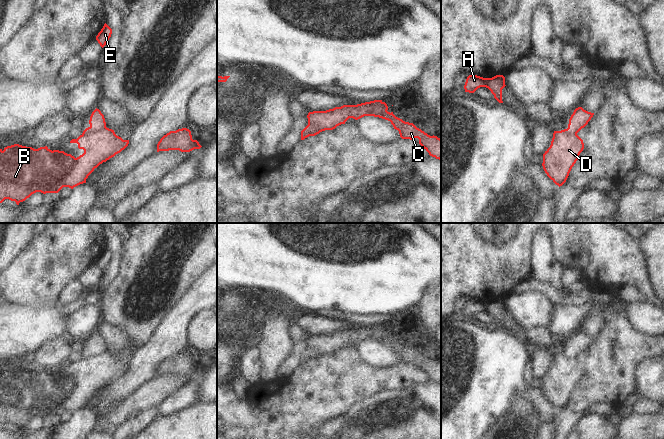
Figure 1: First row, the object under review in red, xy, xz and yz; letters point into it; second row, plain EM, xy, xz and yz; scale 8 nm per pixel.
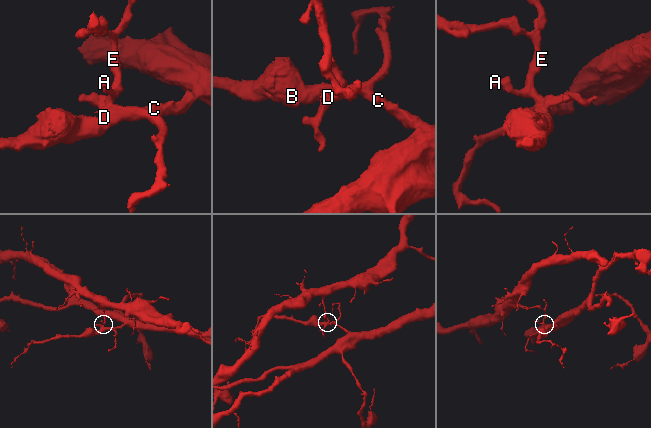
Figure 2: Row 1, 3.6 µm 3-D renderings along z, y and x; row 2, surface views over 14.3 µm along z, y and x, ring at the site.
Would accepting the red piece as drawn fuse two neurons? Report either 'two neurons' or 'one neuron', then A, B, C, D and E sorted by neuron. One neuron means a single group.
two neurons | A E / B C D

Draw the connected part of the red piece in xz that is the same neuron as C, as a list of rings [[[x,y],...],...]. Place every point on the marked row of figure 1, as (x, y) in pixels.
[[[374,100],[357,105],[343,105],[326,111],[313,111],[307,115],[308,125],[315,126],[320,132],[333,130],[349,118],[358,120],[364,116],[374,116],[388,120],[394,129],[399,131],[402,139],[419,139],[419,144],[430,156],[441,160],[441,139],[430,136],[413,123],[405,122],[396,117],[393,112],[388,112],[388,106],[382,100]]]

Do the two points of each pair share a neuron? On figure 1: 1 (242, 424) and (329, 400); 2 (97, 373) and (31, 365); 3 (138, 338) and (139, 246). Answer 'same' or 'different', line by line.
1: same
2: same
3: same

